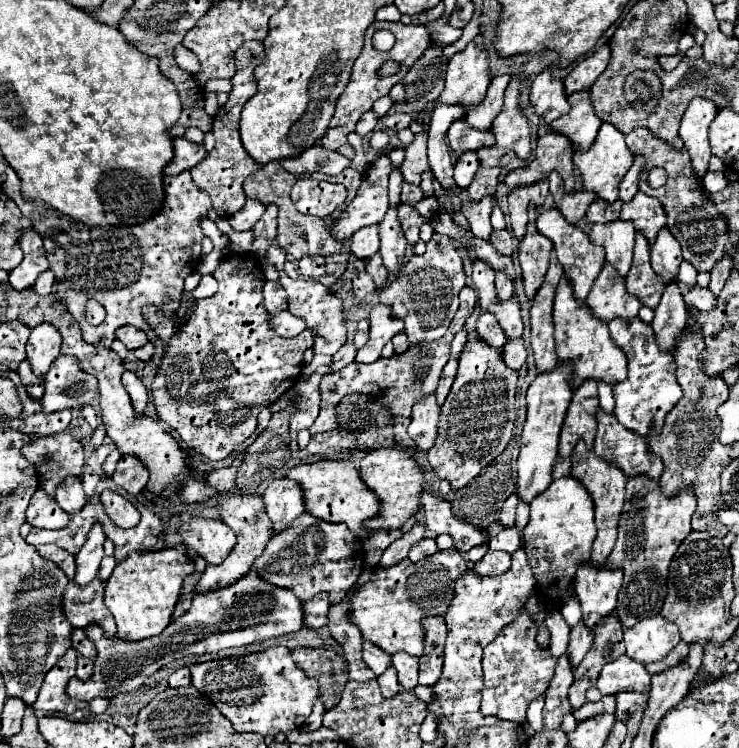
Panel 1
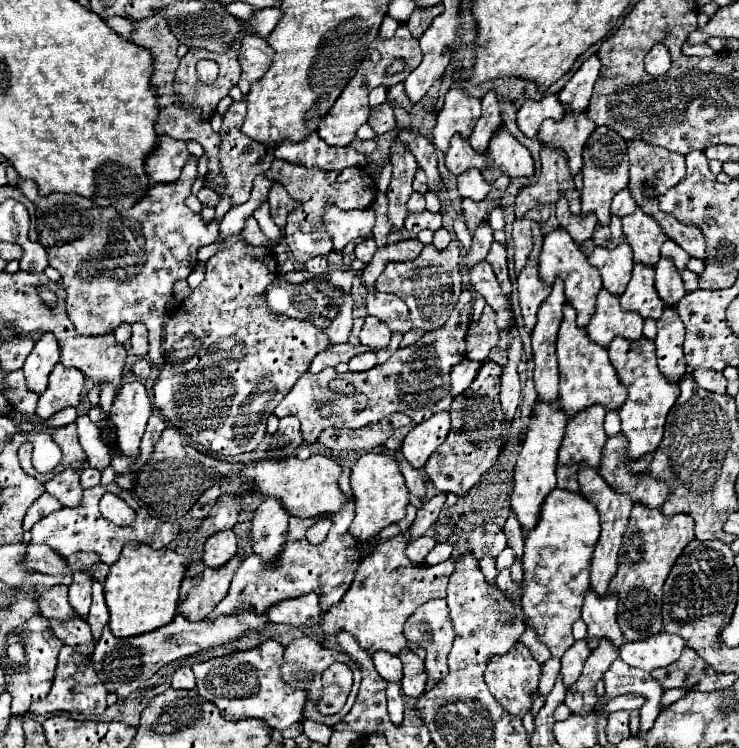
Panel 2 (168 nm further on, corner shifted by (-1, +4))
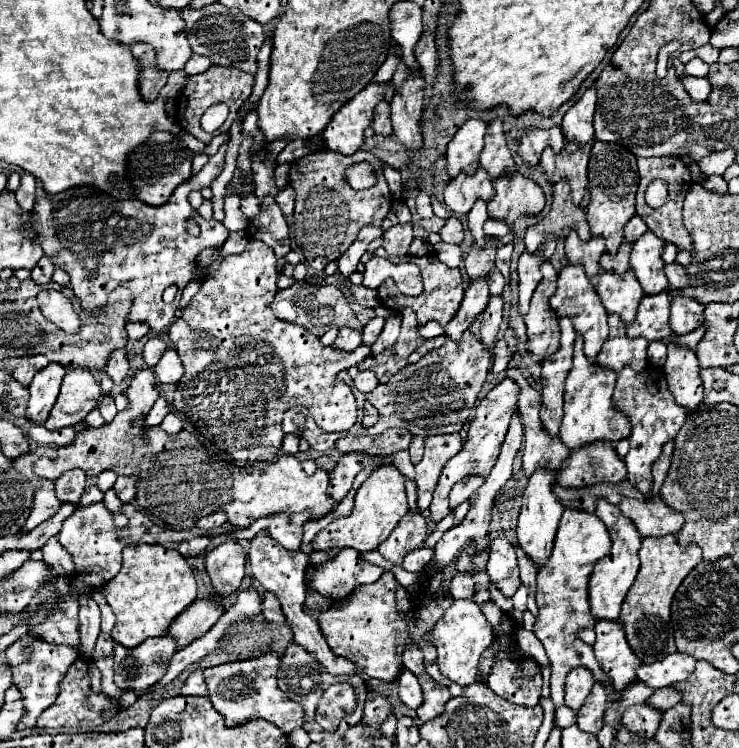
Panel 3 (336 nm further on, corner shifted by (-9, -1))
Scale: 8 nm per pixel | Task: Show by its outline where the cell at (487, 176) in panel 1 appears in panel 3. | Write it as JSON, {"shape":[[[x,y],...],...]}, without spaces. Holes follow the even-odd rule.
{"shape":[[[491,236],[487,242],[485,242],[485,248],[479,248],[473,244],[473,250],[465,256],[465,270],[469,274],[469,278],[477,278],[477,276],[483,276],[485,272],[489,274],[495,266],[495,238]]]}

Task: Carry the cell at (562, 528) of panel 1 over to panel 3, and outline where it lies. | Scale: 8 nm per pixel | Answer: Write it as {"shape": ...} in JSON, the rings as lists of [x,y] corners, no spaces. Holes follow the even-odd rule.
{"shape":[[[565,508],[563,518],[559,522],[559,530],[555,536],[553,552],[545,564],[539,566],[537,572],[537,620],[535,620],[535,636],[547,650],[551,662],[551,700],[555,708],[563,706],[563,684],[569,670],[577,666],[585,666],[591,670],[596,681],[607,683],[608,678],[599,666],[593,648],[579,640],[579,630],[593,628],[595,616],[589,608],[589,576],[599,558],[607,556],[611,550],[611,538],[607,534],[605,524],[591,512],[579,512],[575,508]]]}

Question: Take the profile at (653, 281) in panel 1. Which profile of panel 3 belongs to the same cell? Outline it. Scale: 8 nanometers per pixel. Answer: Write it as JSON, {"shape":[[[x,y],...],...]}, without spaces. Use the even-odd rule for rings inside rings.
{"shape":[[[669,292],[657,296],[643,296],[633,324],[627,326],[629,336],[645,336],[651,340],[665,340],[671,334],[669,328]]]}

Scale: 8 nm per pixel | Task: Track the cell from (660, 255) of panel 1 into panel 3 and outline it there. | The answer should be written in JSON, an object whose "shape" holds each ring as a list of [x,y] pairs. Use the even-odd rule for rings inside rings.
{"shape":[[[687,296],[671,298],[671,330],[675,334],[689,334],[703,322],[703,306],[697,300],[689,300]]]}

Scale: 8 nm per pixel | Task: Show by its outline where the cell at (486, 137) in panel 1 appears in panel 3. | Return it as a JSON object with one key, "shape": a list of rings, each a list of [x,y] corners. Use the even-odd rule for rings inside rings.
{"shape":[[[477,168],[475,174],[459,172],[457,178],[453,178],[445,186],[443,196],[445,196],[445,204],[453,212],[469,214],[475,200],[481,198],[481,200],[487,202],[493,196],[493,182],[483,168]]]}

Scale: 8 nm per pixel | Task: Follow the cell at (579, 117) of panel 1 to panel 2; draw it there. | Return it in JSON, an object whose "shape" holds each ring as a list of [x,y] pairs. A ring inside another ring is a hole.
{"shape":[[[565,113],[565,117],[557,123],[551,119],[543,121],[539,127],[537,139],[541,145],[561,149],[567,155],[571,175],[577,175],[583,167],[581,151],[585,147],[585,141],[593,133],[593,129],[595,129],[595,123],[585,113],[581,115]]]}

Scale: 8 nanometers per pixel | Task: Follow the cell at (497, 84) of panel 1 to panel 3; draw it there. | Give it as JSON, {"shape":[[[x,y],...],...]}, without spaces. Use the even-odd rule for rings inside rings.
{"shape":[[[493,120],[487,126],[487,134],[485,134],[485,146],[481,152],[481,160],[479,160],[481,168],[485,168],[489,172],[491,178],[497,178],[505,172],[505,168],[513,168],[513,154],[505,142],[505,132],[503,132],[503,124],[501,120]]]}

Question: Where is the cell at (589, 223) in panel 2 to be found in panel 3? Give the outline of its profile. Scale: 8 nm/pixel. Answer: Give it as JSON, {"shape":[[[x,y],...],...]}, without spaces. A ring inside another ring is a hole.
{"shape":[[[569,232],[565,242],[567,260],[585,264],[585,272],[589,278],[599,274],[599,256],[605,252],[605,240],[601,236],[591,236],[591,240],[579,240],[577,232]]]}

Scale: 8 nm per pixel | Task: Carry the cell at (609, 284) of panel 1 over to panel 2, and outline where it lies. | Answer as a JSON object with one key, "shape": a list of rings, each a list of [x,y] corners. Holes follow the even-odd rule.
{"shape":[[[601,289],[597,295],[597,311],[587,327],[587,335],[601,347],[609,347],[615,337],[623,337],[633,343],[643,337],[643,319],[621,311],[619,297]]]}

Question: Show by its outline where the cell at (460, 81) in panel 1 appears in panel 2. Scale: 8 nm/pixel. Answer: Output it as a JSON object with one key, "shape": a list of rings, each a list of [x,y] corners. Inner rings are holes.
{"shape":[[[461,87],[449,89],[445,95],[445,105],[437,113],[437,125],[433,129],[435,147],[447,153],[453,135],[461,135],[463,139],[469,139],[479,117],[481,117],[479,99],[467,99]]]}

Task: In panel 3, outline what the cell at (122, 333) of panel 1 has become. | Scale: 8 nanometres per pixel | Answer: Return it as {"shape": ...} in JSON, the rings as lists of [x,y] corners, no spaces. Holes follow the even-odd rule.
{"shape":[[[151,336],[147,342],[145,342],[145,348],[143,348],[143,360],[147,362],[147,366],[155,366],[163,354],[163,350],[167,348],[167,344],[157,338],[157,336]]]}

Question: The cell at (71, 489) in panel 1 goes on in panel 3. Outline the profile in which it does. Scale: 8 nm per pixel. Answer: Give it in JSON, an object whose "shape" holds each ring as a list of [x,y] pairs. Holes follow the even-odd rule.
{"shape":[[[69,470],[55,482],[55,492],[61,502],[73,502],[79,504],[81,494],[85,490],[85,472],[81,470]]]}

